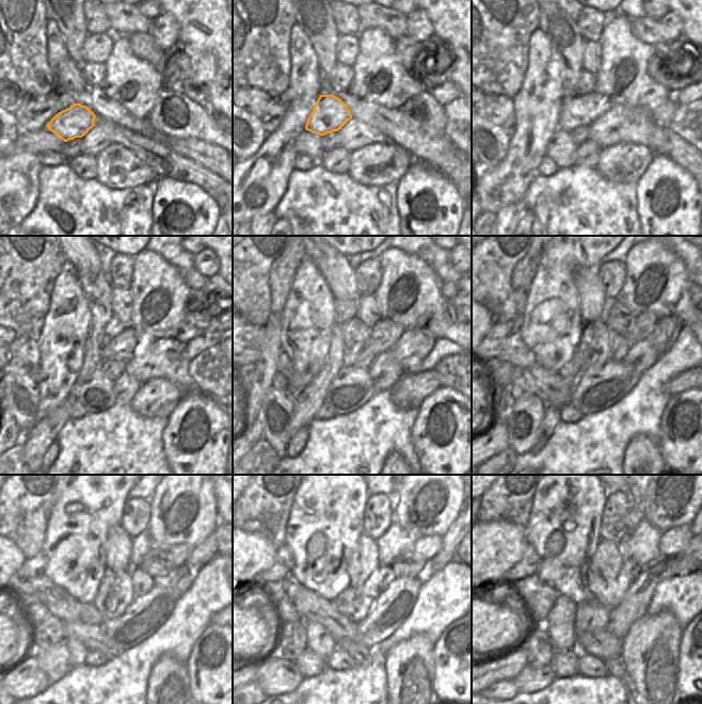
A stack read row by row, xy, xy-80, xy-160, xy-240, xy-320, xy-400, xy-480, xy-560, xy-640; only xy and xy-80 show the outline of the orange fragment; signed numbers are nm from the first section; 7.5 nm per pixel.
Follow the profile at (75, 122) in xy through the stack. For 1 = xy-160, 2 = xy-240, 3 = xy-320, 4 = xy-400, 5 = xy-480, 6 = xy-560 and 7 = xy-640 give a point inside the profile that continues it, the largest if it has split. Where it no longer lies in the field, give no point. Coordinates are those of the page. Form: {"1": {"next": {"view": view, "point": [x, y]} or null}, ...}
{"1": {"next": {"view": "xy-160", "point": [580, 110]}}, "2": {"next": {"view": "xy-240", "point": [128, 344]}}, "3": {"next": {"view": "xy-320", "point": [382, 336]}}, "4": {"next": {"view": "xy-400", "point": [645, 322]}}, "5": {"next": {"view": "xy-480", "point": [177, 555]}}, "6": {"next": {"view": "xy-560", "point": [424, 548]}}, "7": {"next": {"view": "xy-640", "point": [672, 542]}}}

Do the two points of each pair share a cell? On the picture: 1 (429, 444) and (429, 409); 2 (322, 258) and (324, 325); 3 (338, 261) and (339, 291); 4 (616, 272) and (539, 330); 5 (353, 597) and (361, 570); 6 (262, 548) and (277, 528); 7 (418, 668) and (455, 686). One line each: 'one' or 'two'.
1: one
2: two
3: one
4: two
5: two
6: two
7: two

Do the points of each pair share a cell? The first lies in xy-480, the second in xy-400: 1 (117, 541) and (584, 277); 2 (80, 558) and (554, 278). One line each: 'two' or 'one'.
1: one
2: one

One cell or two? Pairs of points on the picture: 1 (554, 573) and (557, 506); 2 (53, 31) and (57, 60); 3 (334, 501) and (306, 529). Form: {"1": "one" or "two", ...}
{"1": "one", "2": "one", "3": "one"}

